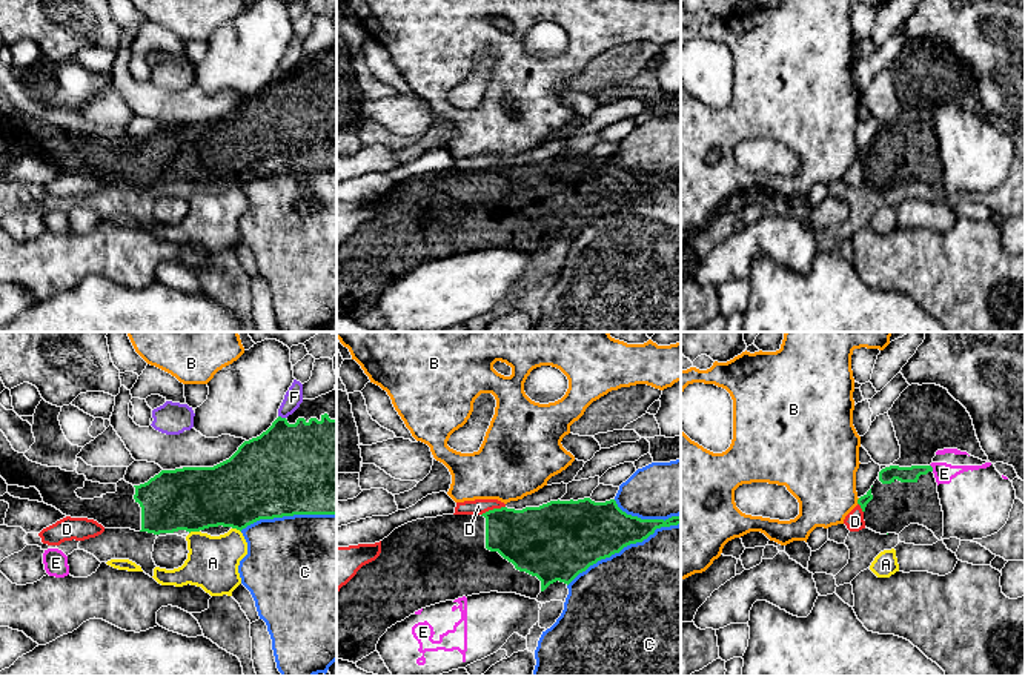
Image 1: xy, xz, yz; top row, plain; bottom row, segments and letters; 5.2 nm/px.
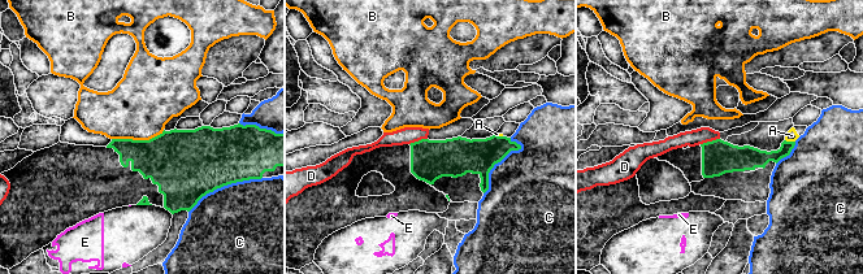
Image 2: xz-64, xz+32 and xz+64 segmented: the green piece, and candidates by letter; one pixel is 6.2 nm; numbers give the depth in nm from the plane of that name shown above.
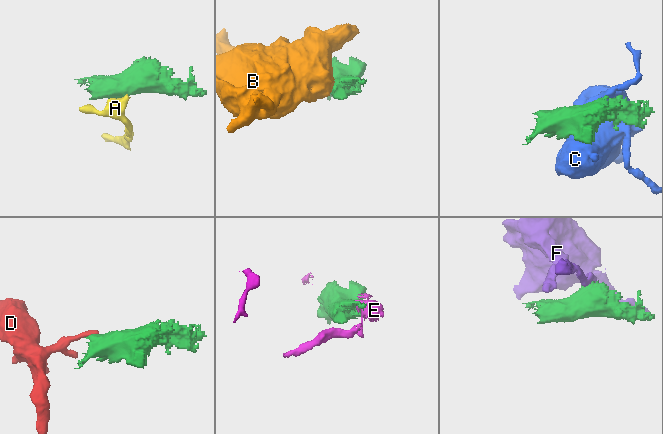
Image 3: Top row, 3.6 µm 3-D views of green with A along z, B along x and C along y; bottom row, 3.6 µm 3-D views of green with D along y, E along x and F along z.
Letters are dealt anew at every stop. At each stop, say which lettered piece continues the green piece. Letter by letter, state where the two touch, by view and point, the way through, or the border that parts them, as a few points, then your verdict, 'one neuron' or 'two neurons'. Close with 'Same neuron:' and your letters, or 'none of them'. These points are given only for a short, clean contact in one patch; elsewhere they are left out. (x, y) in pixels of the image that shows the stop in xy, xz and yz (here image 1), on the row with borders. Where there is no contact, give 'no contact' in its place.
A: xy (194, 530) | along xy (199, 530), (189, 533) | two neurons
B: yz (858, 501) | along yz (859, 498), (856, 503) | two neurons
C: xz (623, 547) | two neurons
D: xz (494, 509) | along xz (504, 506), (489, 509), (481, 515) | two neurons
E: yz (932, 467) | along yz (930, 464), (933, 470) | two neurons
F: xy (280, 417) | two neurons
Same neuron: none of them

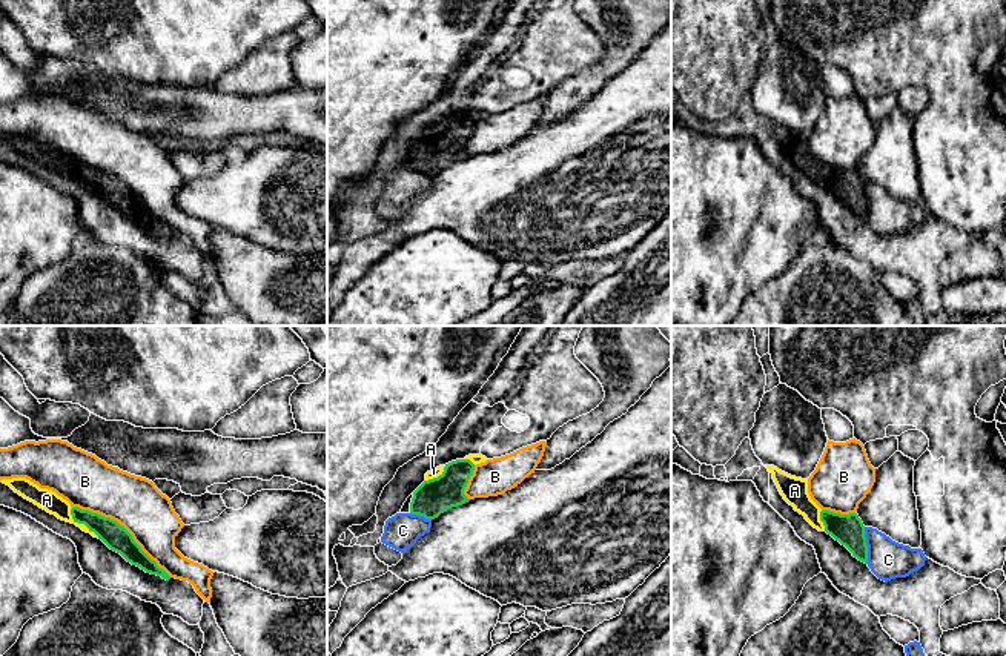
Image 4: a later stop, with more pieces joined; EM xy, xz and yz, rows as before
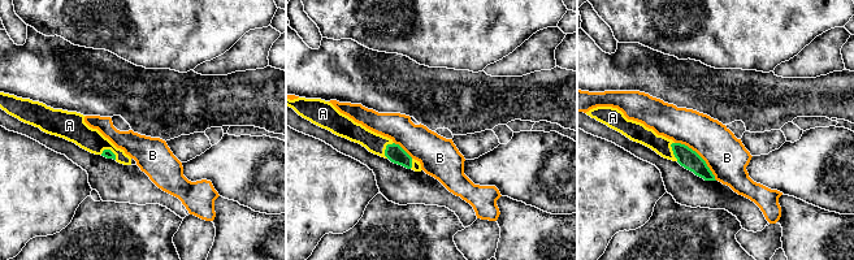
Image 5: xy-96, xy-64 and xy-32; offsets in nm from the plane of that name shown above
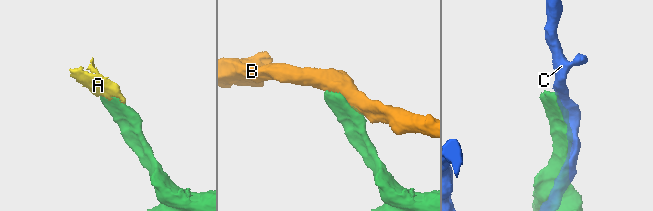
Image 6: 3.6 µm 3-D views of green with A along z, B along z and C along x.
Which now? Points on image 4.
A: xy (80, 523) | across xy (115, 536), (92, 523), (80, 523), (46, 500) | one neuron
B: xy (123, 527) | two neurons
C: yz (867, 546) | two neurons
Same neuron: A

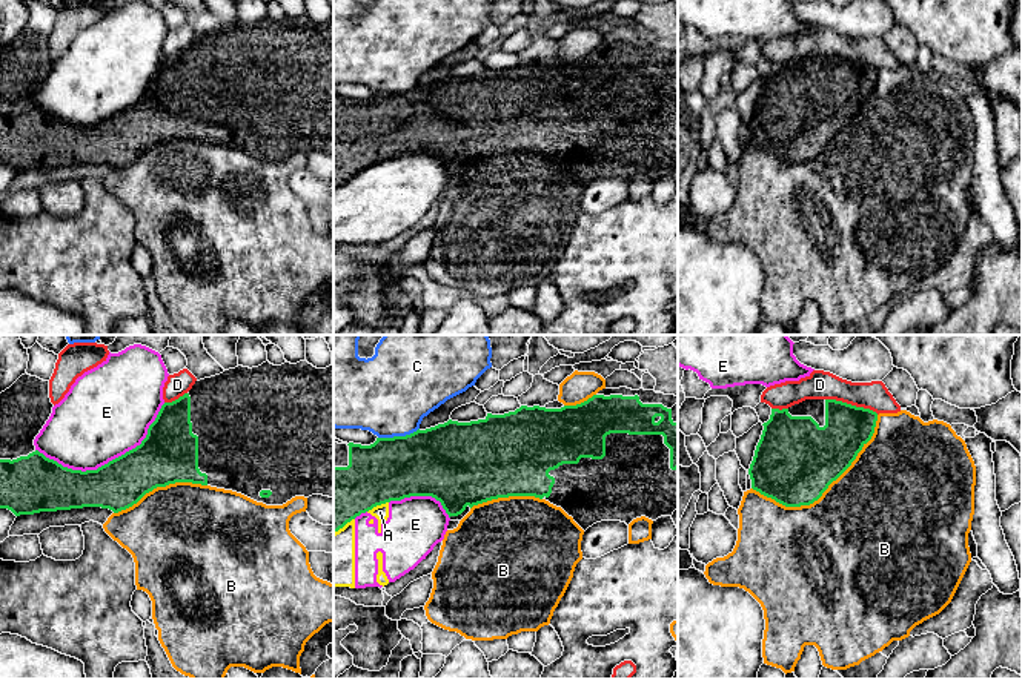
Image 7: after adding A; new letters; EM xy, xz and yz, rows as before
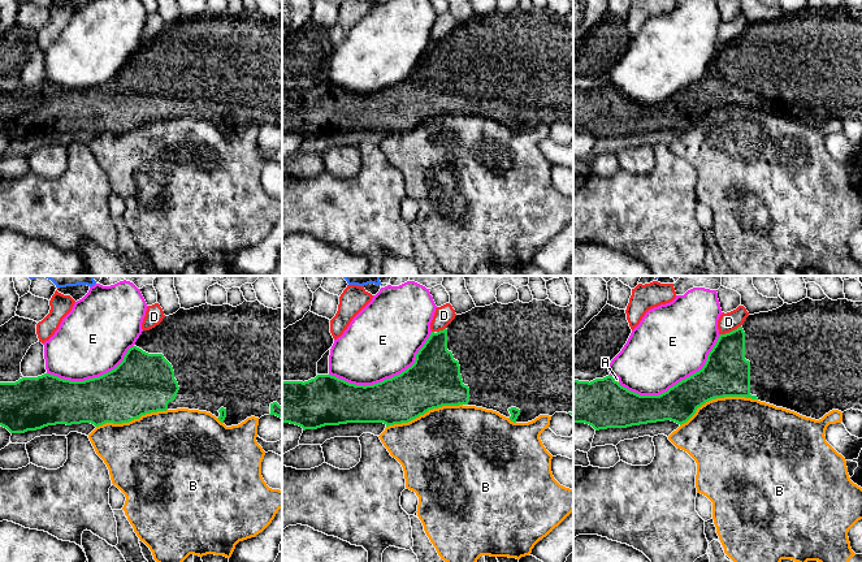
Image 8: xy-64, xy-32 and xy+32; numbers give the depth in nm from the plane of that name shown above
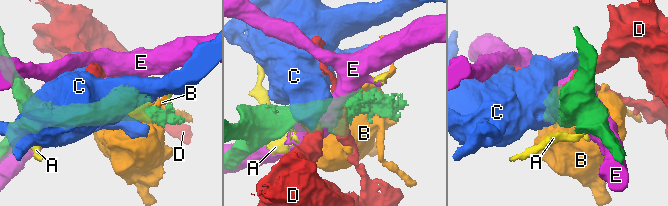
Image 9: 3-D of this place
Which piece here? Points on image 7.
A: xz (377, 504) | two neurons
B: yz (826, 489) | two neurons
C: xz (398, 437) | along xz (418, 427), (404, 435), (378, 438) | two neurons
D: yz (850, 404) | two neurons
E: xy (109, 461) | two neurons
Same neuron: none of them

